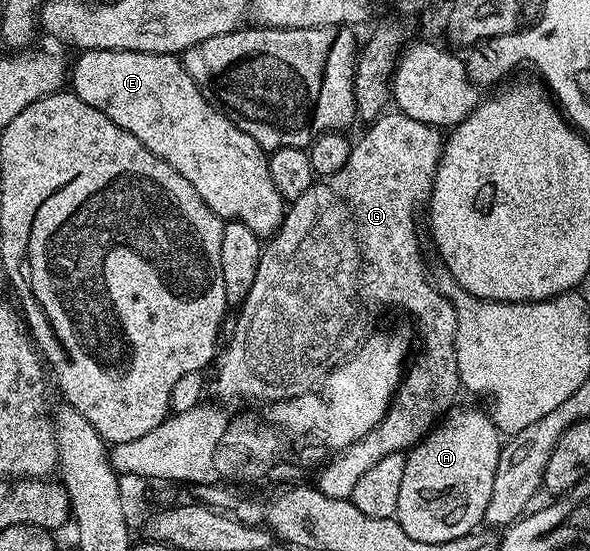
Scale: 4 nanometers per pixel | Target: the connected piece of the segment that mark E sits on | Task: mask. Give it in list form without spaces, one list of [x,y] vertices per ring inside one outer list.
[[[87,48],[79,51],[77,56],[78,61],[76,61],[75,64],[73,61],[72,67],[68,72],[68,84],[74,94],[78,95],[88,106],[95,107],[96,110],[102,111],[108,118],[112,118],[112,122],[116,122],[116,126],[128,130],[128,134],[135,136],[148,151],[152,154],[156,154],[164,162],[168,162],[168,166],[172,166],[172,170],[176,170],[181,176],[188,178],[188,182],[192,182],[196,194],[200,194],[202,201],[205,202],[215,214],[221,216],[223,221],[239,220],[240,222],[244,222],[244,226],[248,226],[248,230],[252,230],[260,238],[273,237],[278,227],[282,225],[284,201],[281,194],[276,190],[276,186],[272,186],[272,176],[268,174],[267,153],[252,139],[252,137],[248,134],[244,134],[244,130],[240,130],[236,127],[222,111],[215,108],[210,101],[204,98],[204,94],[196,86],[196,82],[192,82],[188,70],[182,65],[181,59],[179,59],[177,55],[169,56],[168,54],[156,54],[155,52],[92,50],[91,48]]]

